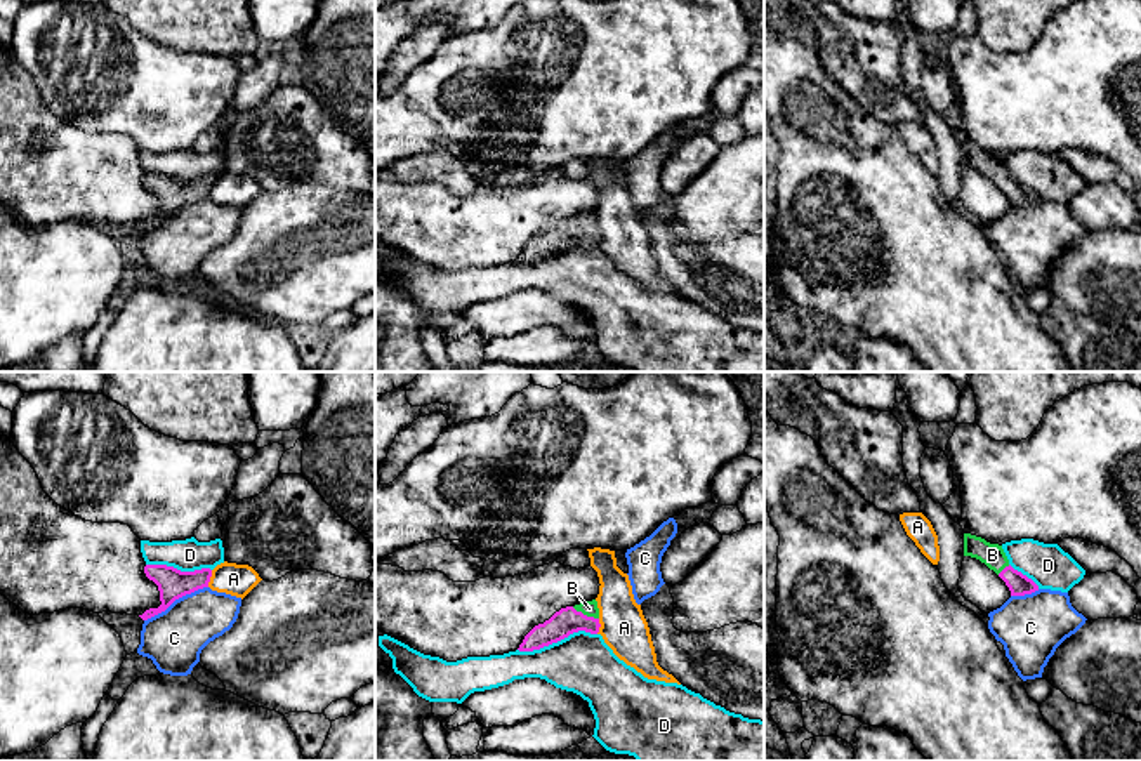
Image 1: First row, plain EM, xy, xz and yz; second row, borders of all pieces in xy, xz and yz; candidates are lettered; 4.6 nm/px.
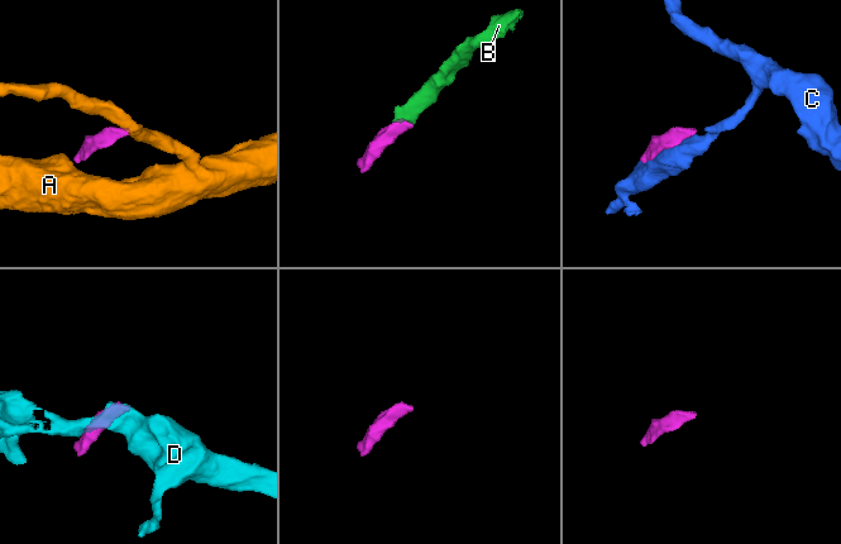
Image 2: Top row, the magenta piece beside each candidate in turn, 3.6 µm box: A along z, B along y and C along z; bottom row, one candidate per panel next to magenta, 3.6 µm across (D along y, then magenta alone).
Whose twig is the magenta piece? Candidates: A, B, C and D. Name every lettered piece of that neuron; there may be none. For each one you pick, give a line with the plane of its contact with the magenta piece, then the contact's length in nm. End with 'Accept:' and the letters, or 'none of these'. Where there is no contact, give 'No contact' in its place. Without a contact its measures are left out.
B: Touches magenta in xz. Shared border 140 nm
Accept: B

